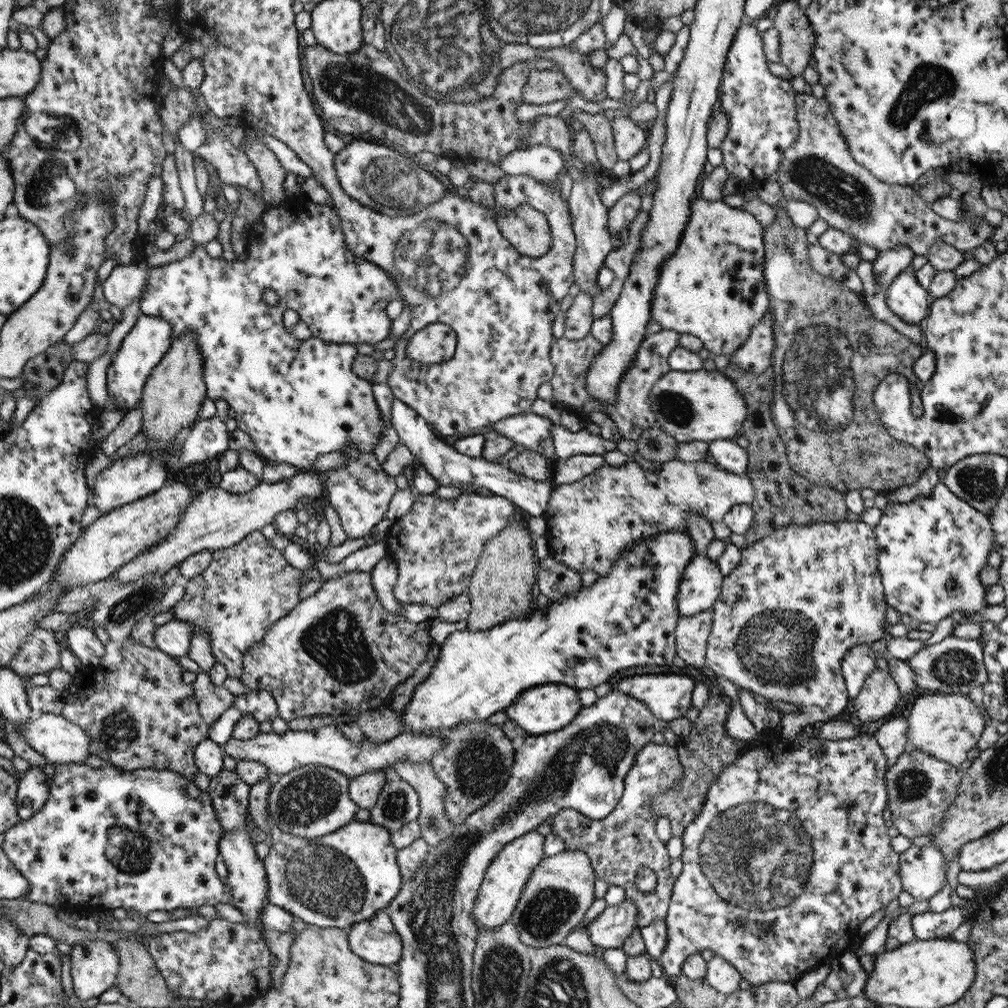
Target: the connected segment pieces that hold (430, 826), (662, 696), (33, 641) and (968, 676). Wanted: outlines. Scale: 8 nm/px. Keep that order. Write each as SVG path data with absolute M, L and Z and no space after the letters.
M408 759L396 761L394 772L414 787L420 799L420 825L421 837L428 846L436 846L440 841L448 839L457 826L446 818L444 808L444 791L446 786L436 776L431 763L414 763Z
M681 672L644 674L620 680L615 688L640 700L656 718L668 722L685 716L692 707L696 683L690 674Z
M36 628L30 638L20 647L8 668L24 679L30 679L36 674L48 674L60 664L62 650L50 629Z
M948 635L941 642L920 649L907 662L916 674L918 688L927 688L931 694L968 694L987 682L987 671L983 659L982 636L974 640Z

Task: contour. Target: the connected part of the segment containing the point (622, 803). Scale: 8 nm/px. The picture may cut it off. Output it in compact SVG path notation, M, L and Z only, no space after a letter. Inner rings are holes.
M650 742L636 755L634 765L626 773L623 795L608 816L602 820L590 820L574 808L560 810L553 816L552 833L564 841L566 849L584 851L590 857L595 877L603 878L609 886L620 886L625 891L625 900L636 906L639 929L649 926L656 919L665 920L669 910L676 879L671 876L671 858L666 845L655 831L657 818L656 814L652 814L650 805L658 793L678 785L682 771L674 746ZM644 866L652 868L657 875L657 890L649 894L641 894L635 886L636 872Z

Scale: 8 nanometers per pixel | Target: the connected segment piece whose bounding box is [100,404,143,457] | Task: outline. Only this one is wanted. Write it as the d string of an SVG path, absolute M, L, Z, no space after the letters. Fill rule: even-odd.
M141 405L130 409L124 416L120 424L112 430L100 446L100 450L108 457L111 457L116 450L126 445L132 438L140 434L142 429L143 413Z

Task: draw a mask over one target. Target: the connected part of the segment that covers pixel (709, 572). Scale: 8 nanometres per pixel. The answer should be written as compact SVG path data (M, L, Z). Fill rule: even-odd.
M696 555L682 573L677 594L680 616L711 609L721 593L723 576L716 561Z

